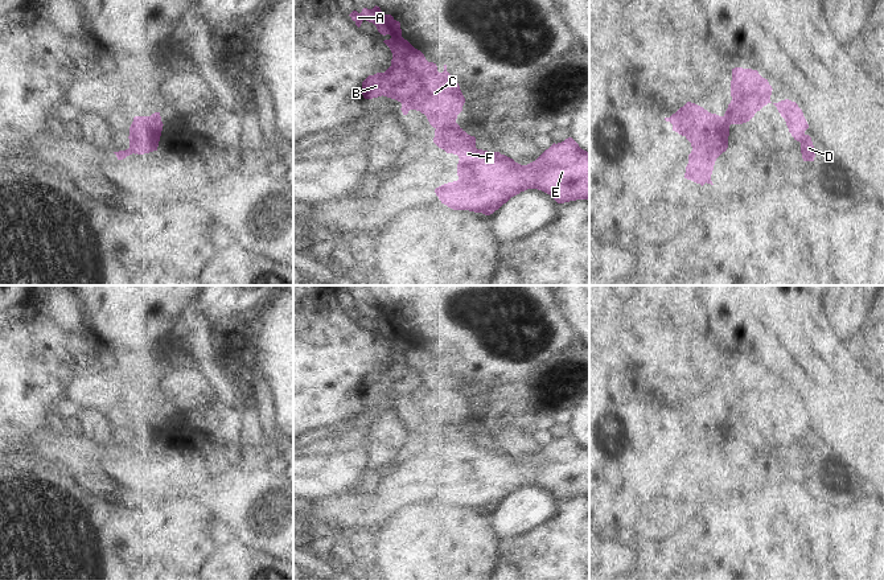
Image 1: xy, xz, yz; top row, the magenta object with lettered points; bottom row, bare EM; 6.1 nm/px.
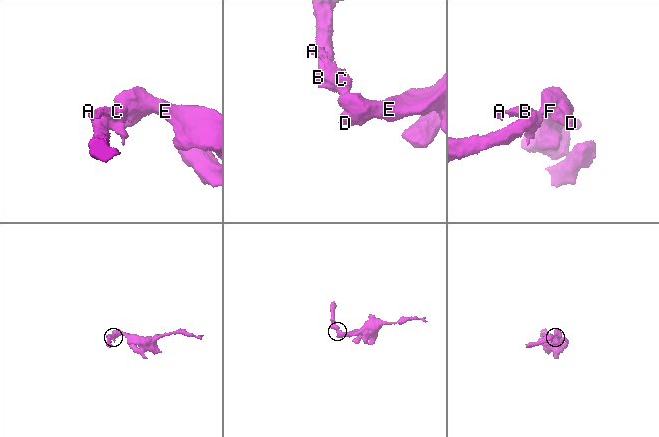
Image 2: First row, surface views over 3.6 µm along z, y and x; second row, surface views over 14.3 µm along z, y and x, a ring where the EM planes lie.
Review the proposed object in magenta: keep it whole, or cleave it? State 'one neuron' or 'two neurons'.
two neurons

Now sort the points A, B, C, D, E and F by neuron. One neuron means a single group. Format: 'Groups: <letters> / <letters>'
Groups: A B C / D E F

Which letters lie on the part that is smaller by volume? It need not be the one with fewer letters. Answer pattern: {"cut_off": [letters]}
{"cut_off": ["A", "B", "C"]}

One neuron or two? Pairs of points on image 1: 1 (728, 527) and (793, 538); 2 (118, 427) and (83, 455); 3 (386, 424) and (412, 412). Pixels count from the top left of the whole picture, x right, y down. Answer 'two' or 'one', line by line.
1: one
2: two
3: two

